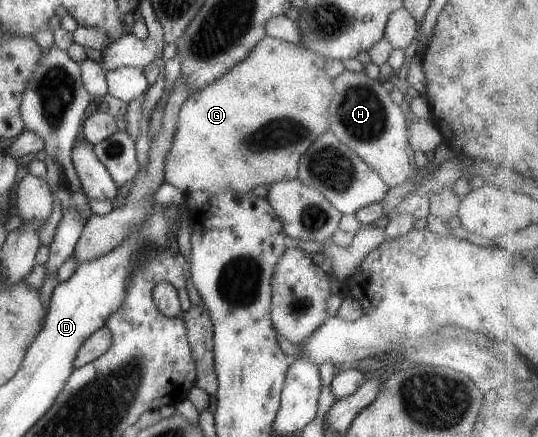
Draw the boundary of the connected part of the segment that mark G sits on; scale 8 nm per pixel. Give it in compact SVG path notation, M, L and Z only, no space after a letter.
M266 35L262 36L242 61L230 67L228 71L219 75L213 82L207 83L204 87L188 94L184 103L180 106L172 143L163 161L163 181L169 183L172 187L176 187L176 189L180 189L181 193L187 196L196 193L196 191L217 194L224 190L234 190L240 193L248 193L256 185L269 186L274 182L296 178L300 156L319 135L322 135L329 129L328 106L331 95L334 93L334 88L332 78L324 70L325 60L323 55L310 51L300 44L288 43Z

